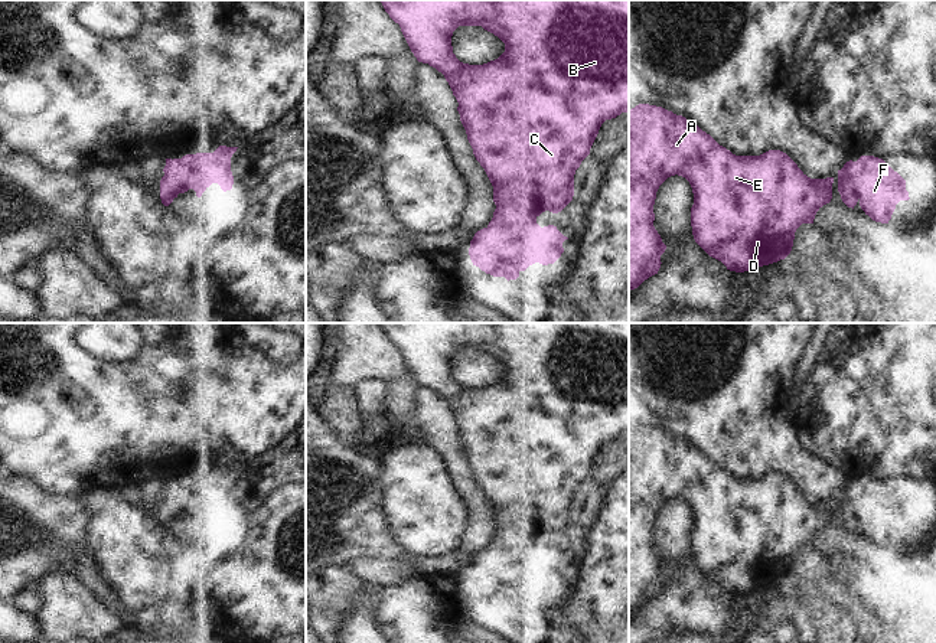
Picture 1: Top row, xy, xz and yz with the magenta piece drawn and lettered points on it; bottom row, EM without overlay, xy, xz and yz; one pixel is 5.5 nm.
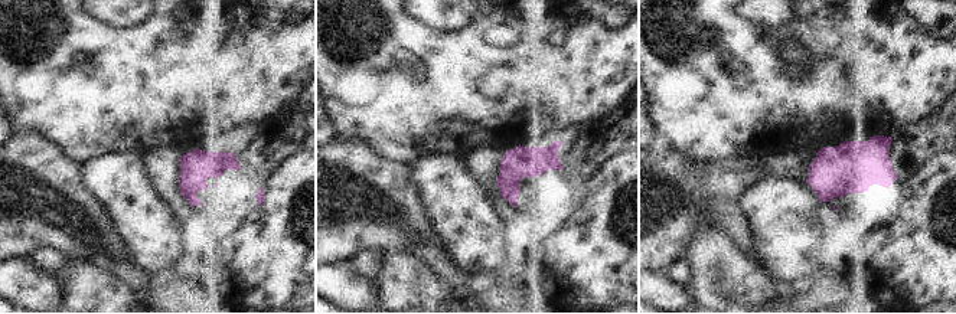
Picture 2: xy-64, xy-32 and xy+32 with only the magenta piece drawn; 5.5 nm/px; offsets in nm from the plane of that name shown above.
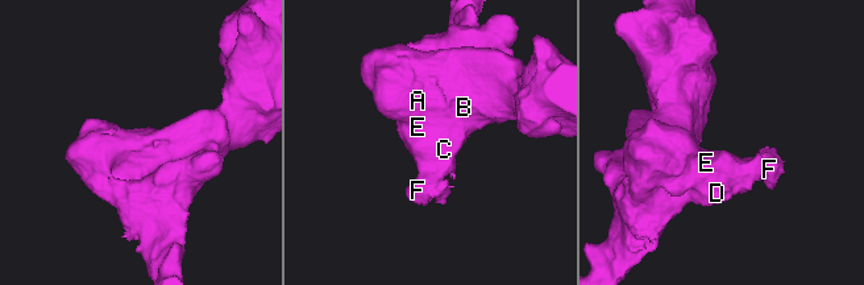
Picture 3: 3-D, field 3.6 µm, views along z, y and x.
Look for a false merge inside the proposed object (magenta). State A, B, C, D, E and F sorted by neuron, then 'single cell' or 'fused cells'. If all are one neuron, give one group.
A B C D E F; single cell

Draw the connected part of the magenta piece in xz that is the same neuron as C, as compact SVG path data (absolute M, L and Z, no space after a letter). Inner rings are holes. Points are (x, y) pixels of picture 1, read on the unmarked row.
M381 323L389 340L399 347L401 355L418 385L428 386L441 395L456 420L460 444L466 453L473 477L485 492L492 509L496 532L489 548L477 554L470 564L469 578L473 588L493 600L516 603L521 594L539 585L554 587L564 575L562 565L568 562L557 549L541 551L537 541L549 533L561 535L574 519L574 497L581 484L590 477L590 471L606 443L616 441L622 435L629 435L629 323ZM459 349L482 349L505 366L505 375L495 383L483 388L469 388L460 385L453 376L451 359Z

